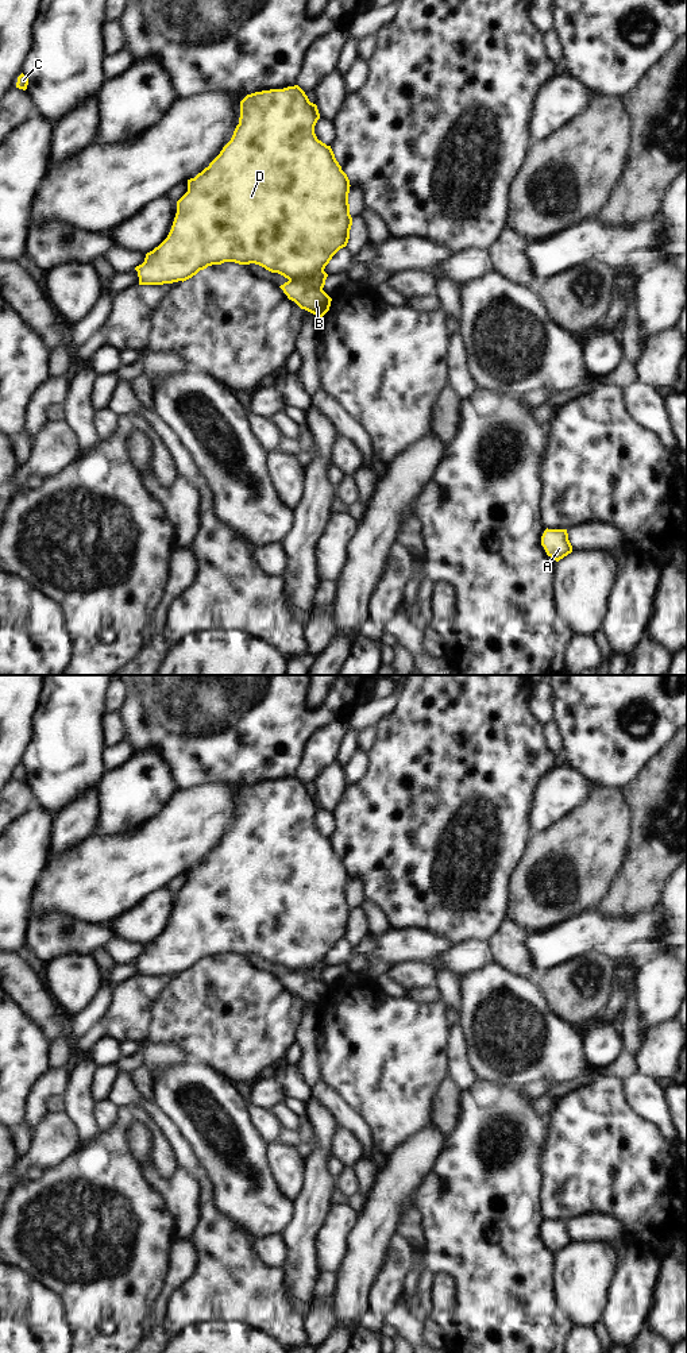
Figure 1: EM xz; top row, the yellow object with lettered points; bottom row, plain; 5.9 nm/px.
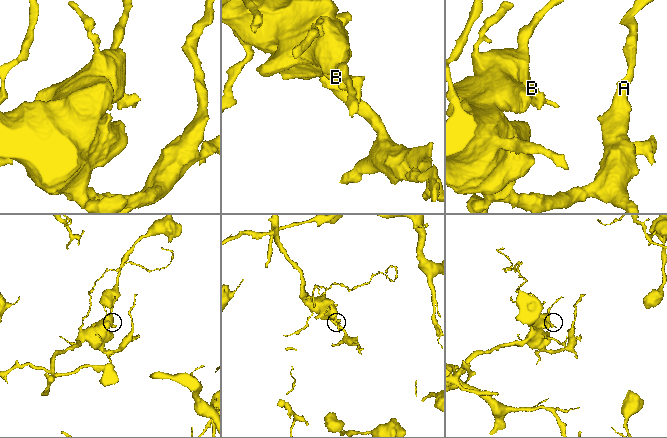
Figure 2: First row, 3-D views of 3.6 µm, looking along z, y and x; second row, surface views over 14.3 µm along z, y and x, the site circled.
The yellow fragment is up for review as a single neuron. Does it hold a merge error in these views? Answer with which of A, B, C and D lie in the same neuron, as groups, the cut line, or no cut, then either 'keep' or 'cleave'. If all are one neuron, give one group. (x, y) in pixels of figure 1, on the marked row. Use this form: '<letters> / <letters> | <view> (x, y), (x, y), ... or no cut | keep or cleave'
A C D / B | xz (289, 280), (321, 289) | cleave

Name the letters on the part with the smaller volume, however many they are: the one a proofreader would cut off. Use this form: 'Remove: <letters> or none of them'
Remove: B.

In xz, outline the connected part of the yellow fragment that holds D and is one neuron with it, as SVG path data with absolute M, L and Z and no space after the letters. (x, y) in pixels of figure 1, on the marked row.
M298 85L247 95L240 101L239 124L231 140L208 167L188 180L188 192L177 201L167 238L135 267L139 285L184 282L208 266L235 262L255 263L289 281L323 289L328 277L324 269L347 246L352 217L348 204L350 180L331 146L317 139L314 126L319 119L317 105L309 101Z

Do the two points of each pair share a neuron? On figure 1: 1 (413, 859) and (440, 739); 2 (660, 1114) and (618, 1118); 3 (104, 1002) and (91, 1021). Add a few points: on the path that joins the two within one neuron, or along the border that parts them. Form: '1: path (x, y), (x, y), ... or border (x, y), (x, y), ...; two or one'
1: path (420, 829), (420, 787), (439, 768); one
2: border (624, 1089), (626, 1102), (649, 1120), (664, 1137); two
3: path (100, 1006), (92, 1017); one

